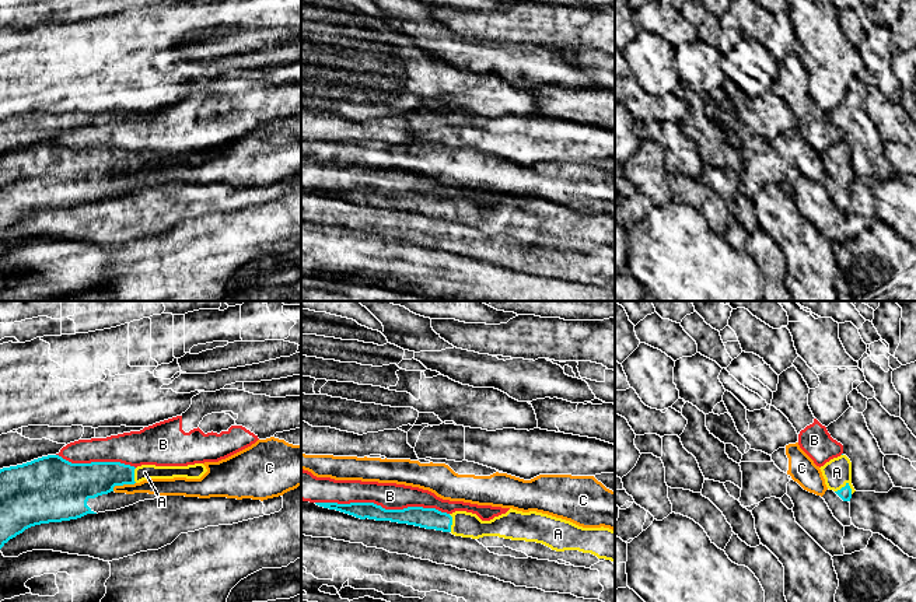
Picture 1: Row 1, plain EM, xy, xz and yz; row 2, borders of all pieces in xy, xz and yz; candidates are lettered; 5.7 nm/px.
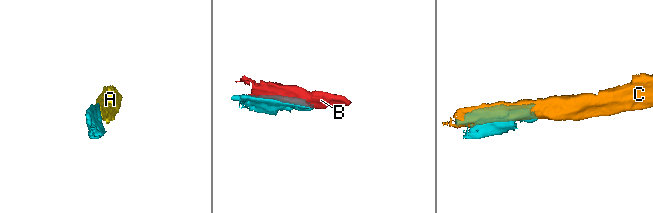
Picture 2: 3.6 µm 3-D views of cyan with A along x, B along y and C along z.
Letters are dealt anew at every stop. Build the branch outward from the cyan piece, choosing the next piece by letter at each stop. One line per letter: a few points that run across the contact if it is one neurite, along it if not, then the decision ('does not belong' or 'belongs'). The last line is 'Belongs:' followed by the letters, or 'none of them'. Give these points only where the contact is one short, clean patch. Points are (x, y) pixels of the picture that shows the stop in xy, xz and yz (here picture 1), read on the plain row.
A: yz (845, 179), (845, 172), (836, 158) | belongs
B: does not belong
C: does not belong
Belongs: A

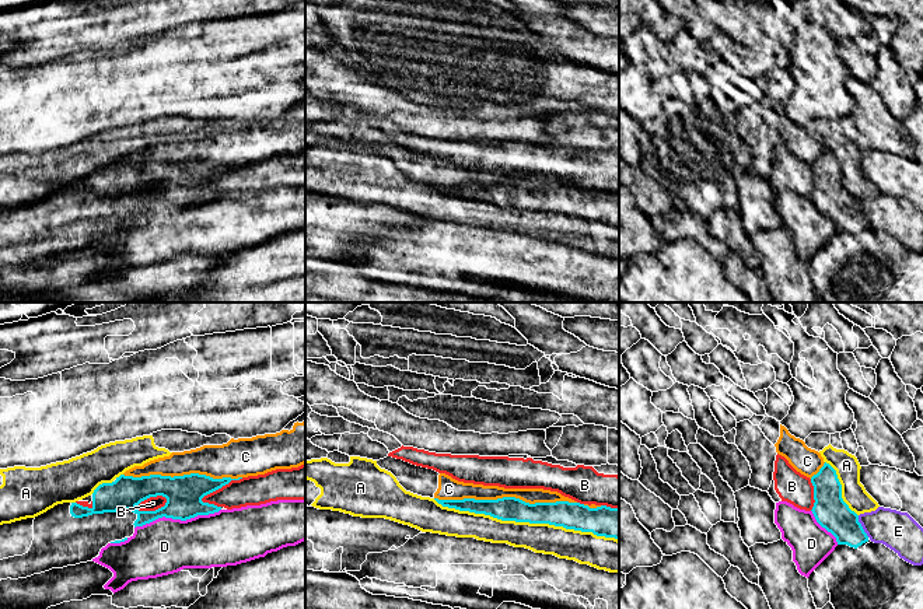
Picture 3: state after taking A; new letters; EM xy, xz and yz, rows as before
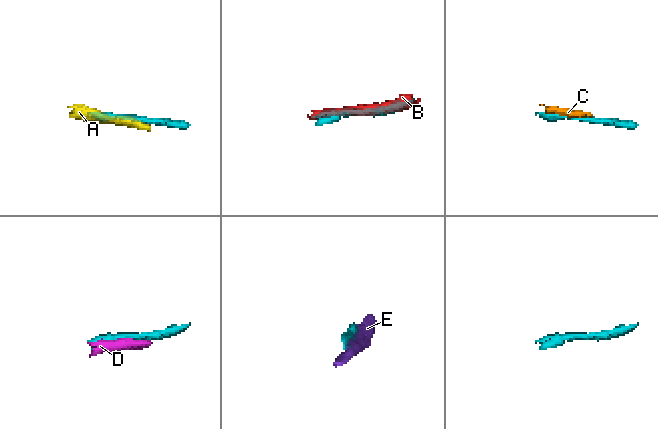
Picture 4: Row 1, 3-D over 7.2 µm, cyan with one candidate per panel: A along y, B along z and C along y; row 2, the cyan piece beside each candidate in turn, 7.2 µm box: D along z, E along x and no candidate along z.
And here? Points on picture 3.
A: does not belong
B: does not belong
C: does not belong
D: does not belong
E: does not belong
Belongs: none of them

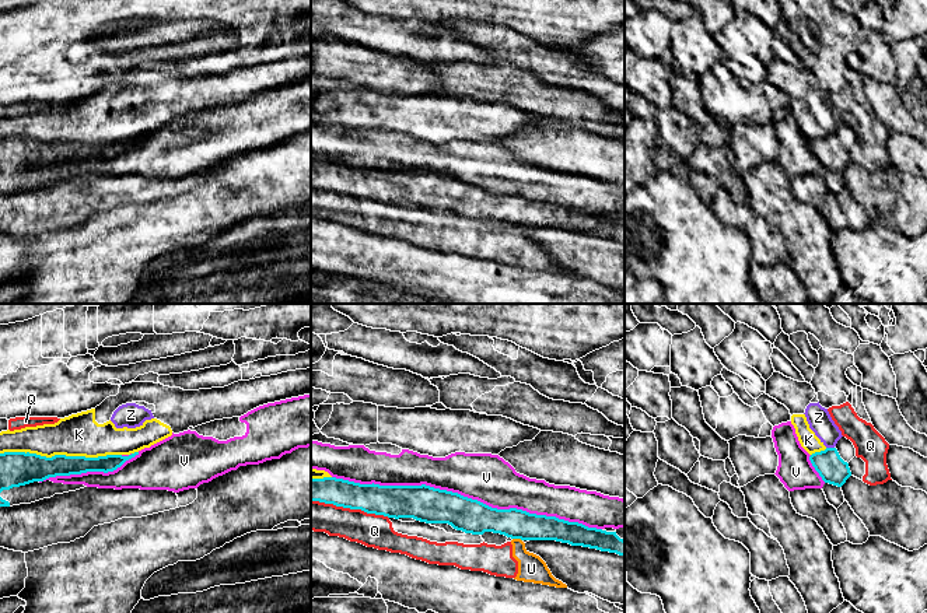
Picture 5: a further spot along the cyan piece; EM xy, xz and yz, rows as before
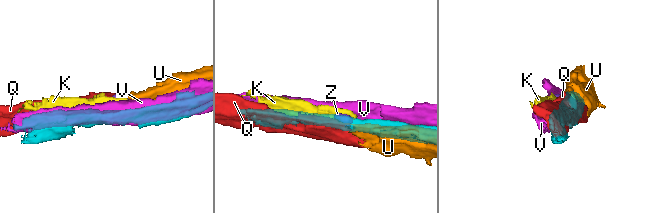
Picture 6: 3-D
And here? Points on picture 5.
K: does not belong
Q: does not belong
U: does not belong
V: does not belong
Z: does not belong
Belongs: none of them

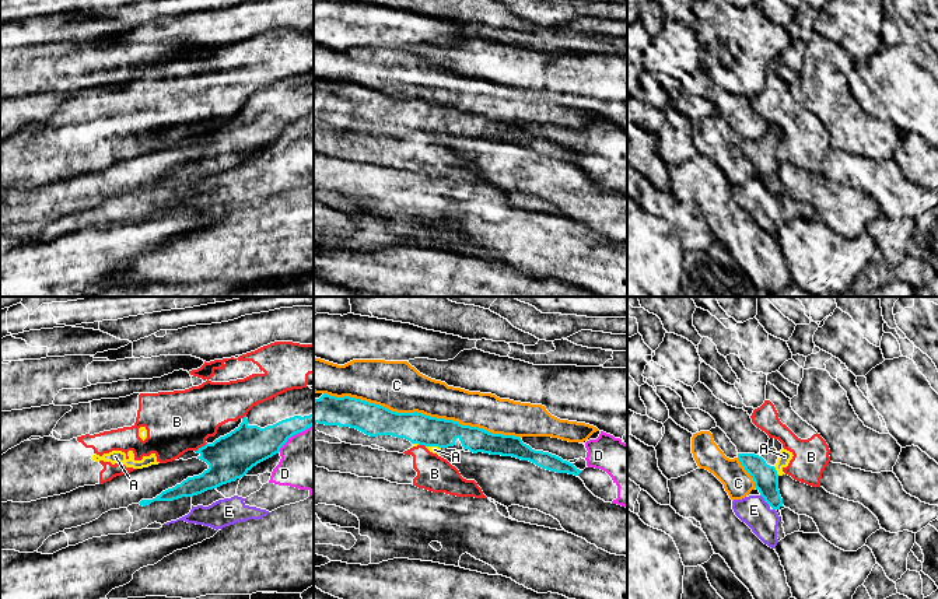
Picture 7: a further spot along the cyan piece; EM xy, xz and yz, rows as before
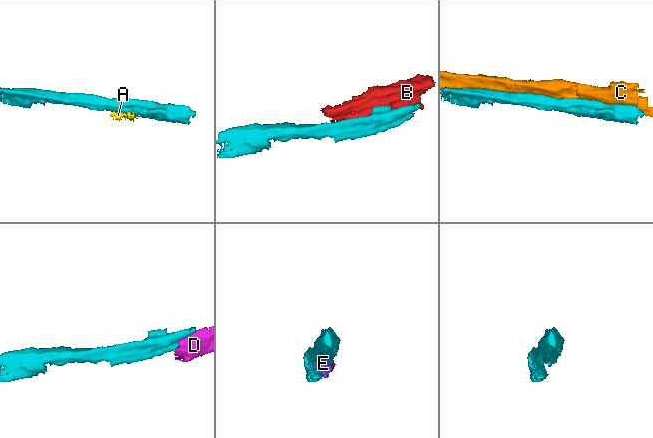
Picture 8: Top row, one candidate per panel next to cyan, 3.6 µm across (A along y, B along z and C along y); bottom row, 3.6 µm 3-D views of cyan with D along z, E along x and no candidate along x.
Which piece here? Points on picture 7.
A: yz (774, 154), (779, 161) | does not belong
B: does not belong
C: does not belong
D: xy (312, 111), (293, 121), (279, 137) | does not belong
E: does not belong
Belongs: none of them

